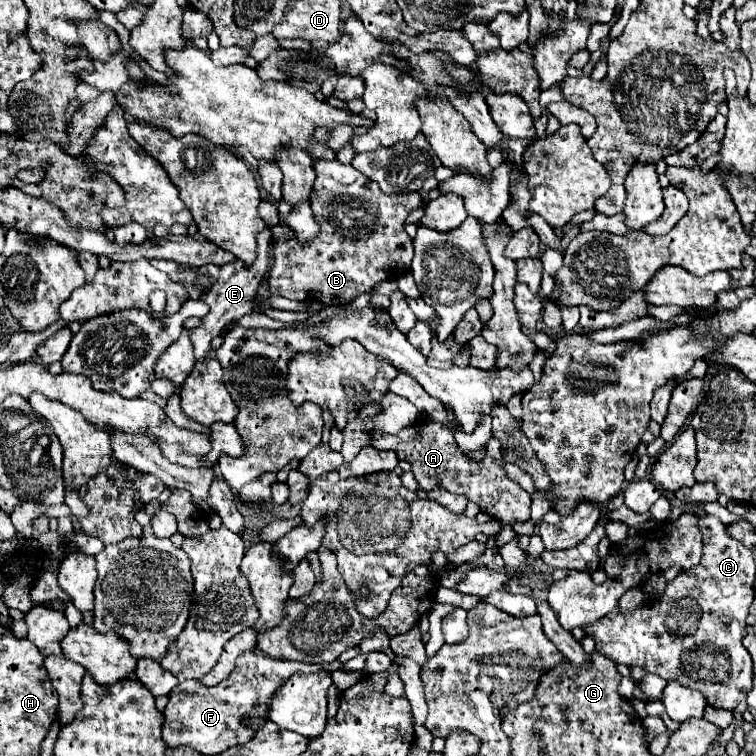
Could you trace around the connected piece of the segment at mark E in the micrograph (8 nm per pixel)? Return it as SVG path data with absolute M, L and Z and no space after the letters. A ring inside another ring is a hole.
M264 229L258 235L258 257L256 261L246 267L246 263L226 263L220 267L220 275L214 281L214 285L210 287L210 293L206 295L206 303L210 307L210 313L206 317L202 317L200 325L190 329L190 341L194 345L194 357L196 361L202 361L206 357L206 353L210 351L210 341L220 335L224 331L224 327L232 321L232 319L240 319L246 313L252 313L258 309L256 303L256 291L260 287L260 281L264 279L266 271L268 271L268 261L270 261L270 229Z

